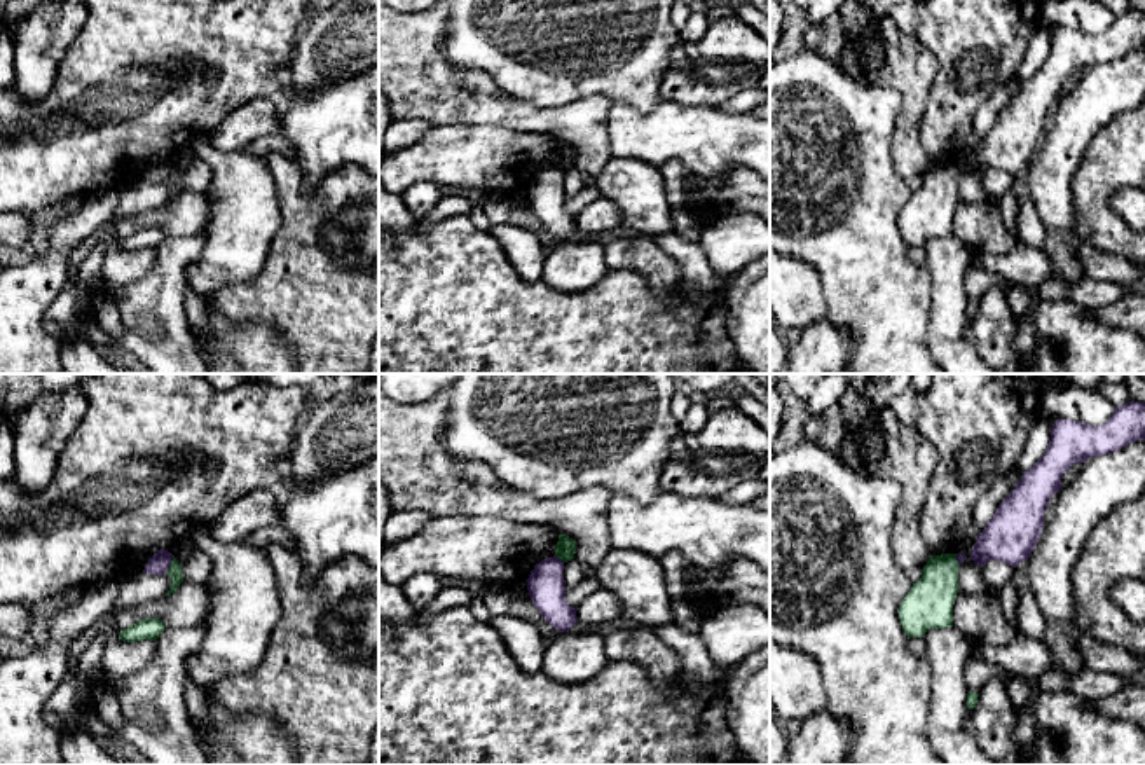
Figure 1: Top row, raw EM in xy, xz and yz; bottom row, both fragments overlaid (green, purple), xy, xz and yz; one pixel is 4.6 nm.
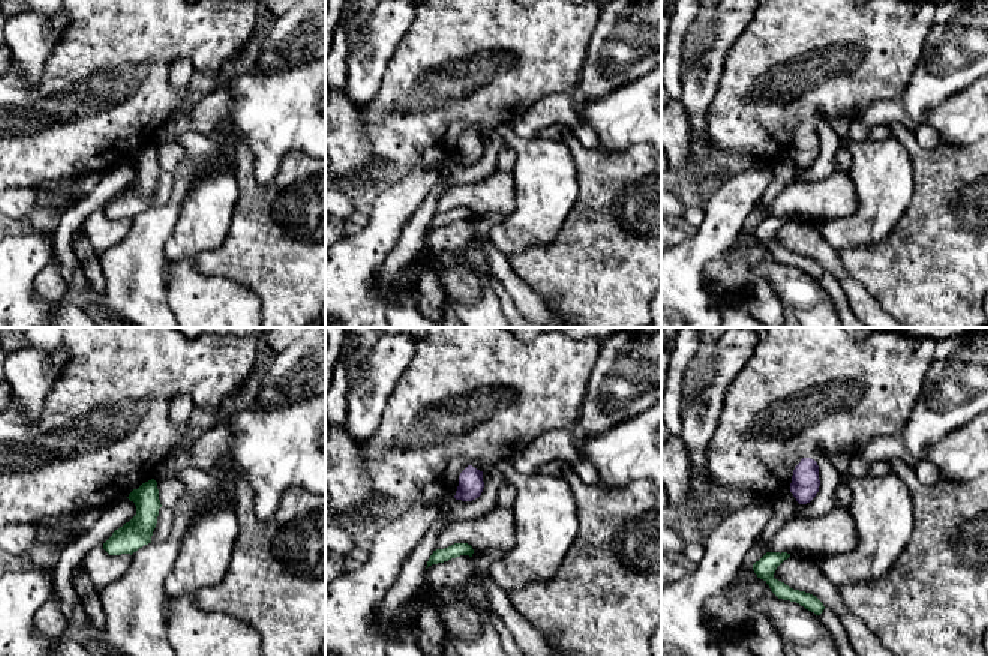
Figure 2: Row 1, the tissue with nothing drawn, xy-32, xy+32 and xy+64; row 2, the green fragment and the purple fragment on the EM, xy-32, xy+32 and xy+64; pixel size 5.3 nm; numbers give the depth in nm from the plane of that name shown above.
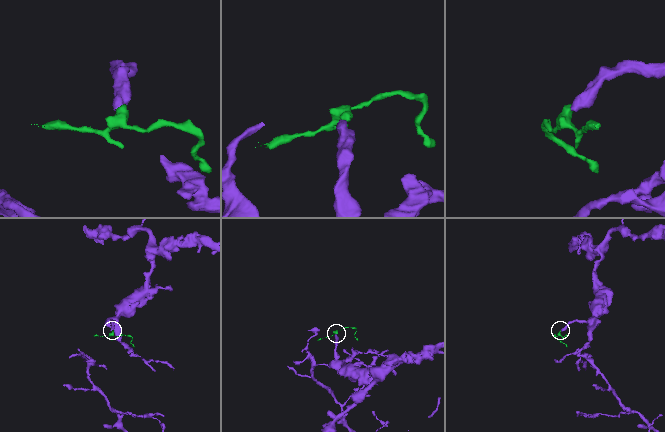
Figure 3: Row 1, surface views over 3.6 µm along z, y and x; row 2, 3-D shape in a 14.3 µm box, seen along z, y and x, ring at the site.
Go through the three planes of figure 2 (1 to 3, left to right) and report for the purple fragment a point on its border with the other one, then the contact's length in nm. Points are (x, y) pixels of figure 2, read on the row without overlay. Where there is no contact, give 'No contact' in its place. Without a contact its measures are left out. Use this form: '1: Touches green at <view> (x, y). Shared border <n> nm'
1: No contact
2: No contact
3: No contact

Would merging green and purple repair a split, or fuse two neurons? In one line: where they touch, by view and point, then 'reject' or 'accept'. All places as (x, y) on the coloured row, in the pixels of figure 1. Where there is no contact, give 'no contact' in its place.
xy (170, 565) | reject

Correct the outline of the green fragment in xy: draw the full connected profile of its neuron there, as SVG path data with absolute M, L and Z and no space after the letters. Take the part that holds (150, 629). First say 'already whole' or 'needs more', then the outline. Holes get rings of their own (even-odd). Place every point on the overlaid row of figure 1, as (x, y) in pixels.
already whole | M143 618L127 629L119 632L119 638L127 643L136 643L143 639L155 641L162 632L166 625L159 618Z

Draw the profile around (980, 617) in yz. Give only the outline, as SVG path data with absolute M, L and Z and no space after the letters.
M956 594L953 627L960 629L972 644L1005 646L1018 631L1007 622L998 594Z

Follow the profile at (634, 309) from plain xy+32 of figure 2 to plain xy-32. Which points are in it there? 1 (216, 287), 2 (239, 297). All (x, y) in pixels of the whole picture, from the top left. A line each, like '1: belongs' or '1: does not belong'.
1: does not belong
2: does not belong

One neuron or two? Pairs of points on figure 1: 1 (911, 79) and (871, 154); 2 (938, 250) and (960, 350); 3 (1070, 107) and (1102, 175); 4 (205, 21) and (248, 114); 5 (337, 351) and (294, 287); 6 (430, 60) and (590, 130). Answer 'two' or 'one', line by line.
1: two
2: one
3: two
4: two
5: one
6: one

